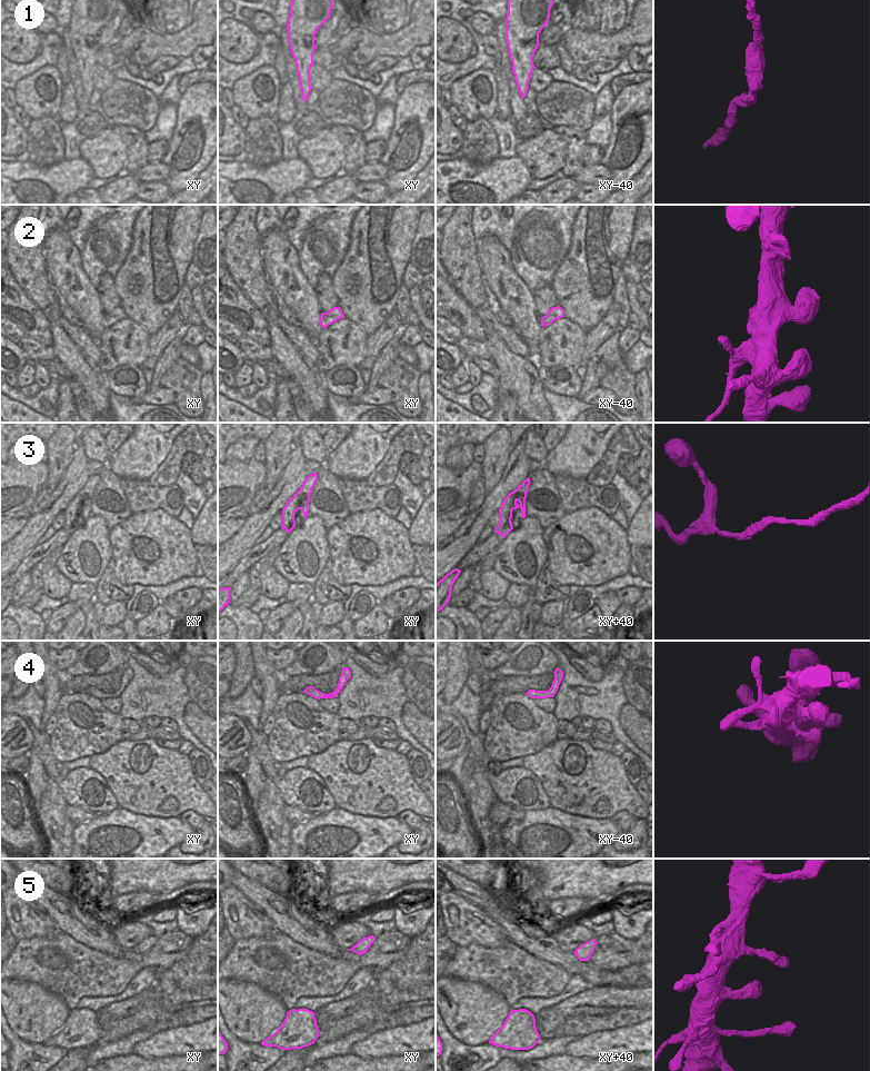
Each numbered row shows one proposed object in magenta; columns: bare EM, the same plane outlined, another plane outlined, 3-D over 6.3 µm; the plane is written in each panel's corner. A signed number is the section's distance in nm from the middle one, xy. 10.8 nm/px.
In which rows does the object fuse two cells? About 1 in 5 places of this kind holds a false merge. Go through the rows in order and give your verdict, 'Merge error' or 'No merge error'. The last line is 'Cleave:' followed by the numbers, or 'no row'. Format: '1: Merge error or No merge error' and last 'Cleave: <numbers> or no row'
1: No merge error
2: No merge error
3: No merge error
4: No merge error
5: No merge error
Cleave: no row

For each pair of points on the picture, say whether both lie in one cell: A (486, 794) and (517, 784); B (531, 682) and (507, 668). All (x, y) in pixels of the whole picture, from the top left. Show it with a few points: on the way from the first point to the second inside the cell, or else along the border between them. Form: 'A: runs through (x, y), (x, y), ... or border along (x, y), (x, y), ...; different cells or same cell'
A: border along (487, 775), (491, 790), (498, 800); different cells
B: border along (546, 672), (529, 676), (493, 676); different cells

